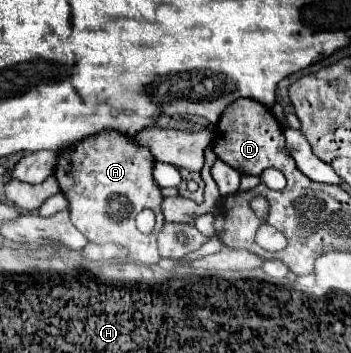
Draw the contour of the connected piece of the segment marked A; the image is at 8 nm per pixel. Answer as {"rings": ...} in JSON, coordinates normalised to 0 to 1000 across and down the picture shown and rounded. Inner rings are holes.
{"rings":[[[322,365],[254,382],[208,416],[174,422],[162,439],[157,501],[197,569],[202,632],[265,688],[339,688],[362,700],[368,728],[390,745],[453,745],[447,660],[470,626],[459,603],[464,552],[436,501],[436,467],[442,445],[419,416]],[[333,581],[368,581],[368,592],[333,592]],[[413,586],[436,592],[447,609],[447,637],[430,666],[407,666],[385,643],[385,609]]]}

